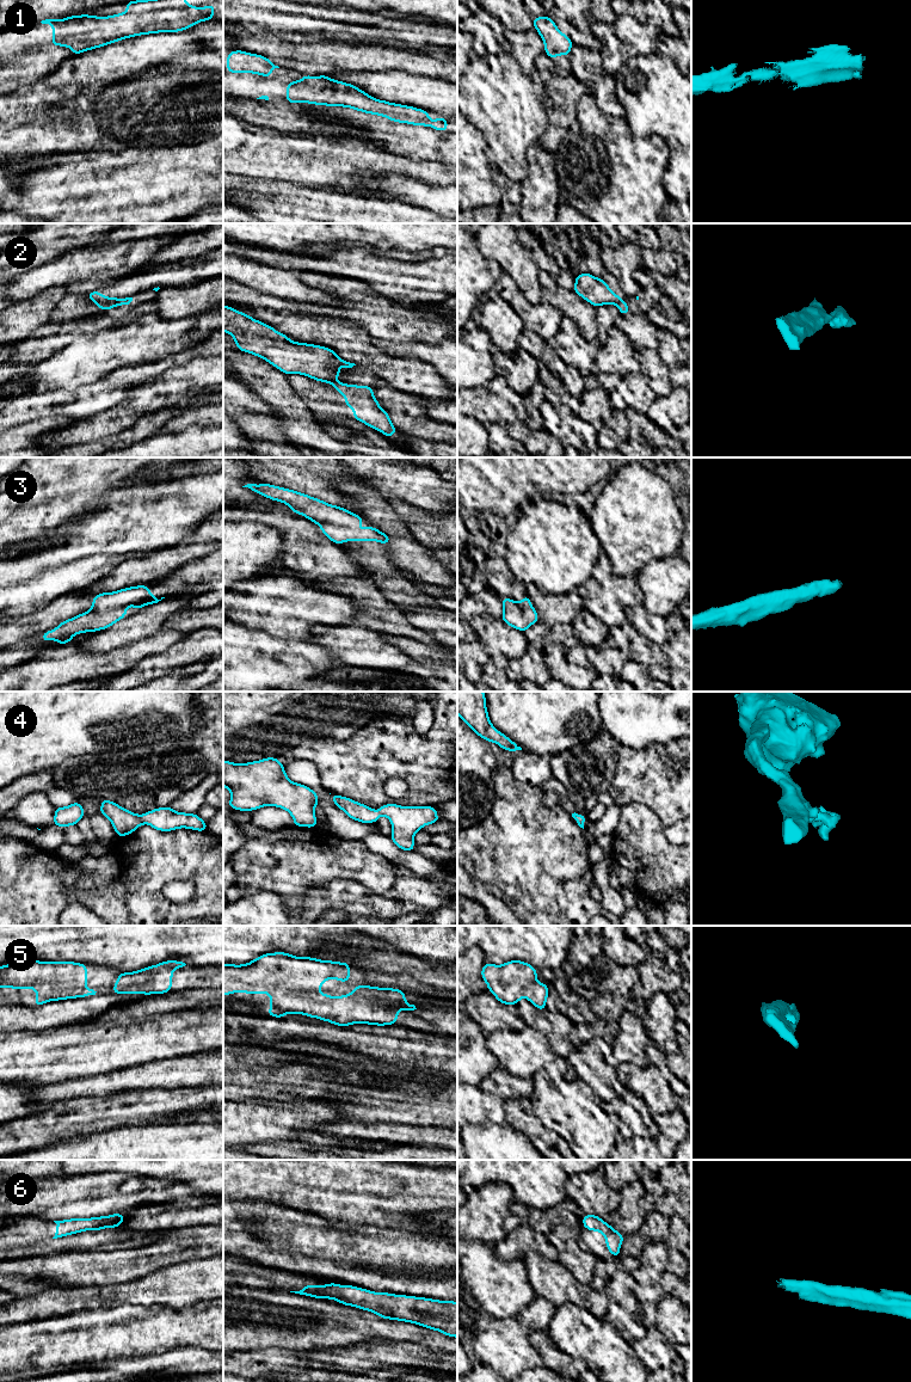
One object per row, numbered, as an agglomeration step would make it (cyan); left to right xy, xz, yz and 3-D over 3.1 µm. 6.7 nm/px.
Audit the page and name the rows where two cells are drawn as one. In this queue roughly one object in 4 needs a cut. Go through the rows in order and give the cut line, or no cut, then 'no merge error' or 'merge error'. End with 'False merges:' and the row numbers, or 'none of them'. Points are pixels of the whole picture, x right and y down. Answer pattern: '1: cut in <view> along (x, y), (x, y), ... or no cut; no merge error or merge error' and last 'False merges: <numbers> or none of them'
1: no cut; no merge error
2: cut in xy along (121, 299), (115, 302), (105, 302), (99, 307); merge error
3: no cut; no merge error
4: no cut; no merge error
5: no cut; no merge error
6: no cut; no merge error
False merges: 2

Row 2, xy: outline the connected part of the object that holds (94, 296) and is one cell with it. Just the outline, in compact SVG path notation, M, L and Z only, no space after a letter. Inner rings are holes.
M97 289L94 291L91 291L90 294L87 294L87 297L97 303L99 307L105 305L105 303L116 303L116 302L119 302L122 299L118 299L118 297L109 297L109 296L105 296L103 294L100 294Z

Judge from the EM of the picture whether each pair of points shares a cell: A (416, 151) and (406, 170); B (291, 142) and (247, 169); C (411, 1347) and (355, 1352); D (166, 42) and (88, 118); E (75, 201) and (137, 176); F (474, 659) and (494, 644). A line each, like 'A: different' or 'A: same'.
A: different
B: same
C: same
D: same
E: same
F: different

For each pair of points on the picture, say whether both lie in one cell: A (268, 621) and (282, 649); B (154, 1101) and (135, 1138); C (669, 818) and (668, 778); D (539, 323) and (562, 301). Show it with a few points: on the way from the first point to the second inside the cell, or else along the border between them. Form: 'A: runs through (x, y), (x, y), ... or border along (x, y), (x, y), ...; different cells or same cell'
A: border along (248, 630), (262, 630), (277, 637), (303, 642); different cells
B: border along (170, 1122), (136, 1123), (117, 1125), (115, 1128); different cells
C: runs through (669, 809), (669, 787); same cell
D: border along (549, 302), (562, 315); different cells

